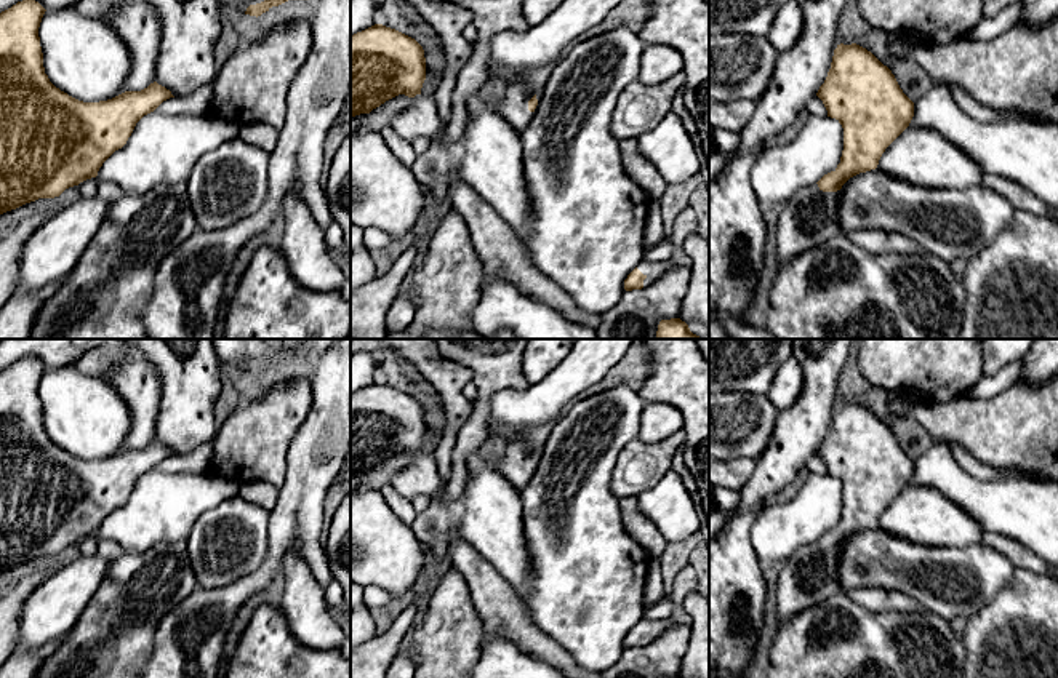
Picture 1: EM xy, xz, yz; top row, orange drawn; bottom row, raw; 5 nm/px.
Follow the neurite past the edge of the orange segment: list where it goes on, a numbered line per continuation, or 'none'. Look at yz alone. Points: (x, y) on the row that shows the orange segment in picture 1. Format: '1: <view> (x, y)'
1: yz (810, 218)

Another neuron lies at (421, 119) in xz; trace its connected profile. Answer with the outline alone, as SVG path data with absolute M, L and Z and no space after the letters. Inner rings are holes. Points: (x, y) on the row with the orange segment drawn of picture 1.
M421 93L411 98L410 106L392 120L392 128L408 142L440 133L442 118L434 96Z

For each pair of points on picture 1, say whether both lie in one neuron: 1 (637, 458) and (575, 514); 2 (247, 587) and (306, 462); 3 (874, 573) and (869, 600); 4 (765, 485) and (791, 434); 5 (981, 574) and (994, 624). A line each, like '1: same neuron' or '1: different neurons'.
1: different neurons
2: same neuron
3: different neurons
4: same neuron
5: different neurons

